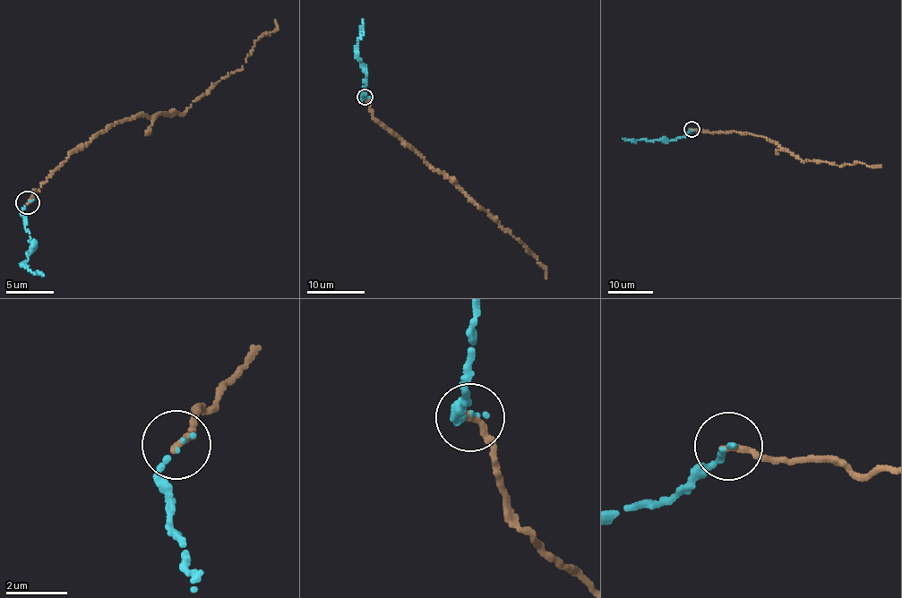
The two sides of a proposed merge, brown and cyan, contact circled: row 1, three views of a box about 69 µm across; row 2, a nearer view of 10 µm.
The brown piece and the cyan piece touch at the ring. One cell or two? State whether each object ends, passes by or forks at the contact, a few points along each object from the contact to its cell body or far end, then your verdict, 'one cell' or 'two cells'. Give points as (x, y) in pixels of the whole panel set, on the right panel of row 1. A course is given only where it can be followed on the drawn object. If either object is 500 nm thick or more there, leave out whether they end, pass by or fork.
brown ends | cyan ends | brown via (691, 130), (712, 133), (750, 133), (776, 142), (804, 161), (880, 166) | cyan via (691, 130), (682, 137), (666, 140), (622, 139) | one cell

